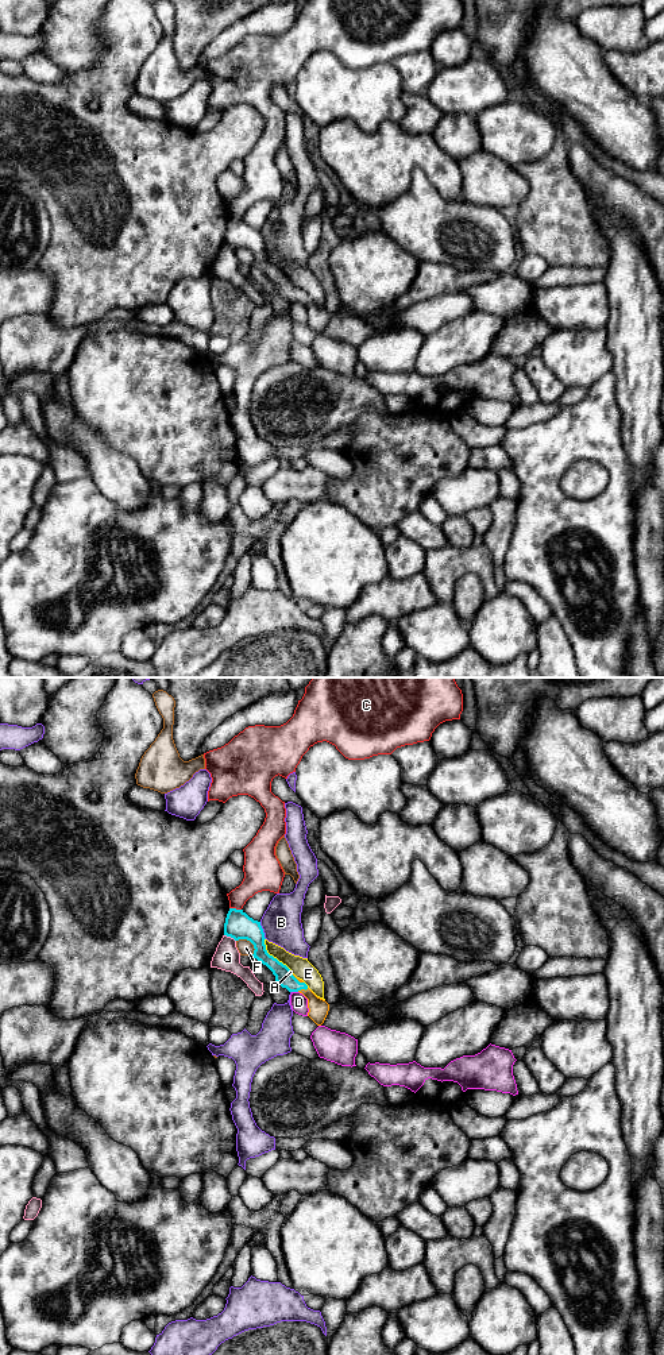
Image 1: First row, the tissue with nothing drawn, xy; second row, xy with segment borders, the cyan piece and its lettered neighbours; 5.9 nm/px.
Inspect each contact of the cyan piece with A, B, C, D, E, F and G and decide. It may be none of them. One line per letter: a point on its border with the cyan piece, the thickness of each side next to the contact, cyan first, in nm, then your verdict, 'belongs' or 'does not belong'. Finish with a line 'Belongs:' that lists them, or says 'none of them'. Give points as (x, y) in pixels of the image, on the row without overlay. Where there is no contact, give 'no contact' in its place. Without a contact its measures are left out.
A: contact xy (302, 297); calibres 100 and 120 nm; belongs
B: contact xy (262, 239); calibres 160 and 240 nm; does not belong
C: contact xy (235, 217); calibres 160 and 190 nm; does not belong
D: contact xy (294, 300); calibres 100 and 100 nm; does not belong
E: contact xy (271, 265); calibres 150 and 120 nm; does not belong
F: contact xy (250, 250); calibres 160 and 90 nm; does not belong
G: contact xy (230, 244); calibres 160 and 160 nm; does not belong
Belongs: A

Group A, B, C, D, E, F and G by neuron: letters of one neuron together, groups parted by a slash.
A / B / C / D / E / F / G

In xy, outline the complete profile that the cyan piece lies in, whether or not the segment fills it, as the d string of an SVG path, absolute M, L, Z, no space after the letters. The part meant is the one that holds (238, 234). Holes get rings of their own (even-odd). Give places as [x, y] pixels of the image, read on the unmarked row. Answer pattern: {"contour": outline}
{"contour": "M229 217L224 232L224 244L231 246L235 250L250 250L255 258L252 266L273 281L275 290L282 297L286 297L289 301L302 302L308 308L308 325L317 335L324 332L329 320L329 313L317 306L302 289L297 287L290 281L286 274L267 262L265 254L266 247L260 231L250 227L243 219Z"}

